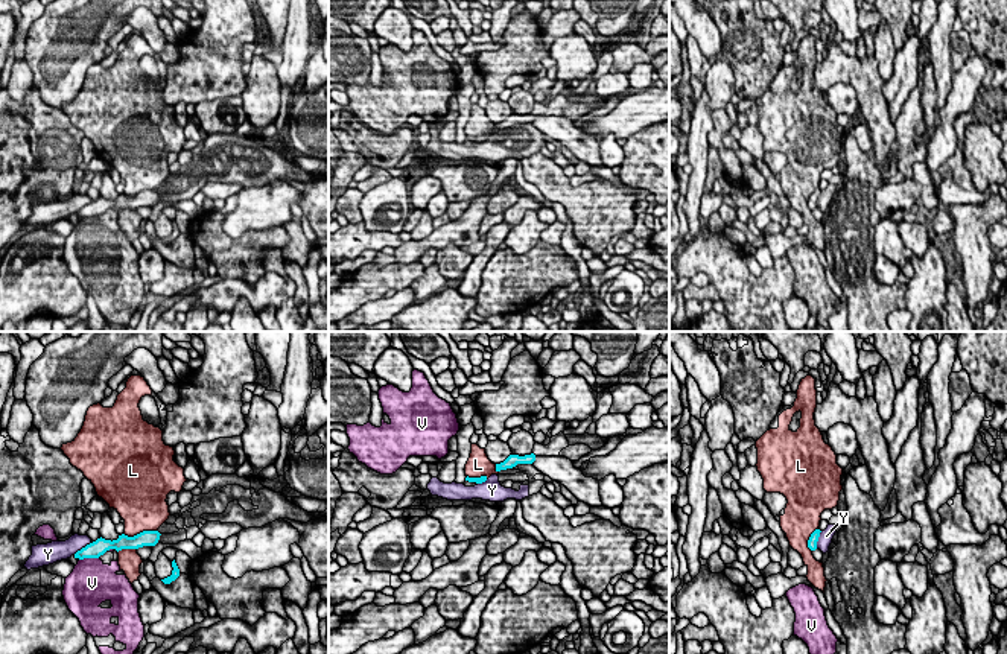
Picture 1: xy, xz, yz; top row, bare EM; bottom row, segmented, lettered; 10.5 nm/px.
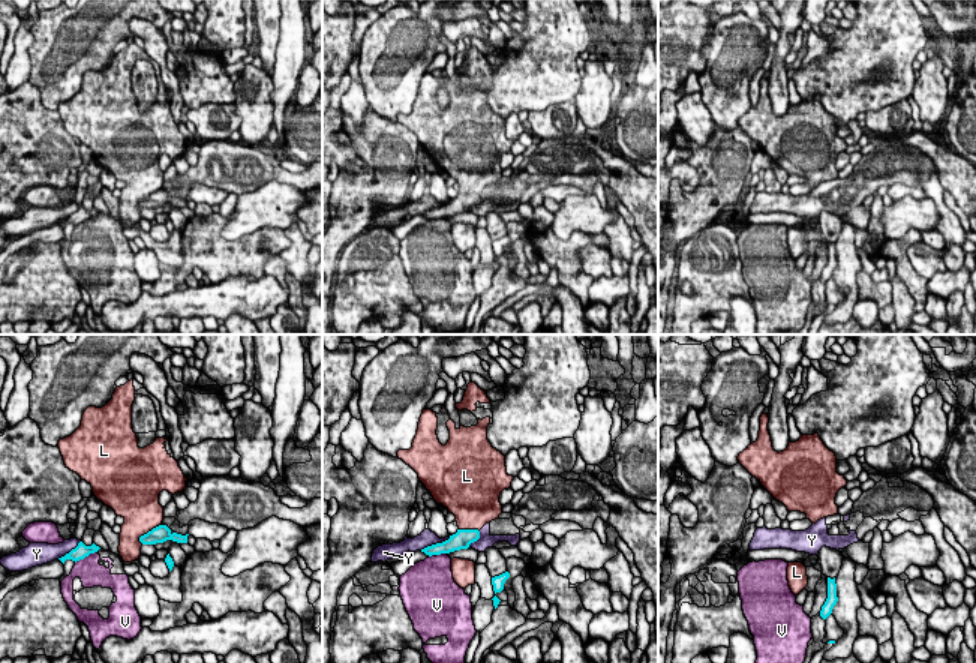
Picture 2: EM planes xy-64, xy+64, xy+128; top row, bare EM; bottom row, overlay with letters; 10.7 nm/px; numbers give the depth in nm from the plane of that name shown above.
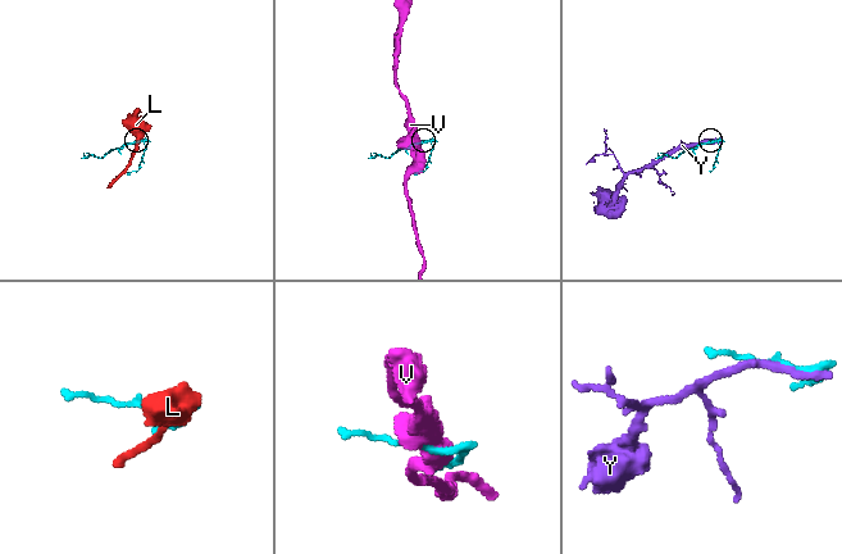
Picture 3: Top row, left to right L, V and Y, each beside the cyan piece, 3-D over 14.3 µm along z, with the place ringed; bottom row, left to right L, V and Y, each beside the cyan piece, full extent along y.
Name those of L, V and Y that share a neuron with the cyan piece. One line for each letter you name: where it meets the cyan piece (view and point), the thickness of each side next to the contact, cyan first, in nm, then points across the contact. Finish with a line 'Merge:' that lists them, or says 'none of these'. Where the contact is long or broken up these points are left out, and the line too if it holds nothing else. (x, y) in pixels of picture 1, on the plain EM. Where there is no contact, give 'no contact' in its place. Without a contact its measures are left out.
Merge: none of these

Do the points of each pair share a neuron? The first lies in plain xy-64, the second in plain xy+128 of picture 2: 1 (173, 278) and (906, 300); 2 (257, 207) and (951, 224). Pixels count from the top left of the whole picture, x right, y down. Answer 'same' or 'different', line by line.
1: different
2: different

